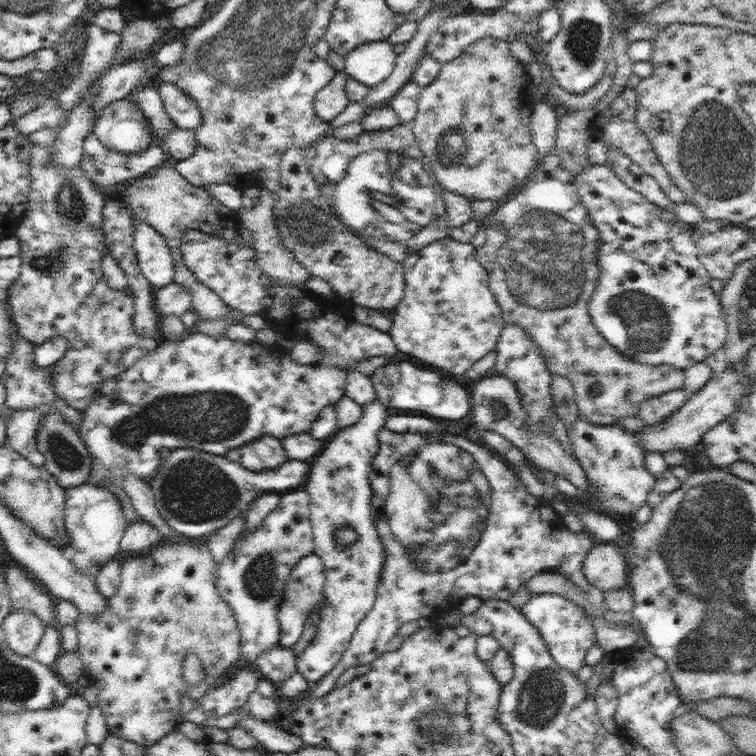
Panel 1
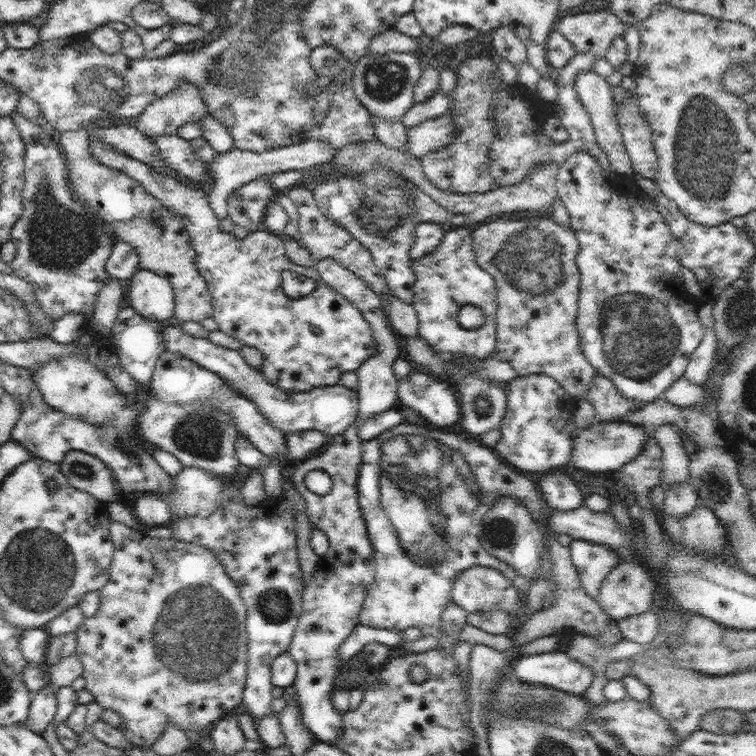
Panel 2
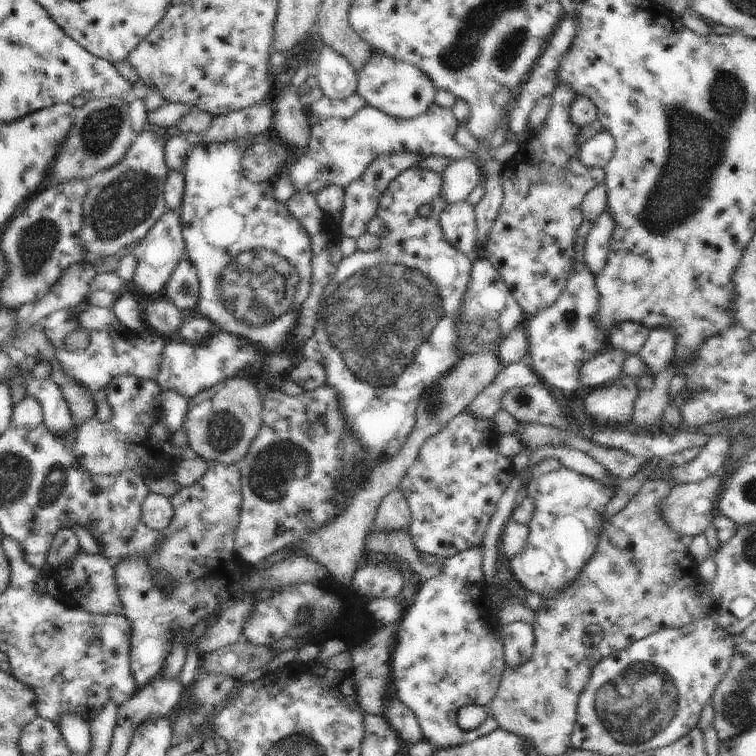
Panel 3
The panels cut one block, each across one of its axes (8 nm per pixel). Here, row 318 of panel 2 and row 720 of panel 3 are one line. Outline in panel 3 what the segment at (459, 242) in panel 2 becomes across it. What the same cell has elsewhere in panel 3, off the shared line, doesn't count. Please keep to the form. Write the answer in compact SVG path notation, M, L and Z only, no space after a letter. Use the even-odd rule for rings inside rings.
M480 545L445 558L441 573L420 583L415 603L397 622L396 642L389 660L392 674L395 674L396 696L416 715L425 740L432 746L443 749L471 743L499 727L494 717L488 717L488 720L480 724L480 728L476 730L466 732L460 730L458 726L460 708L486 707L492 702L506 669L502 626L493 612L492 598L484 594L486 586L484 586L485 580L482 575L482 551L483 547Z

